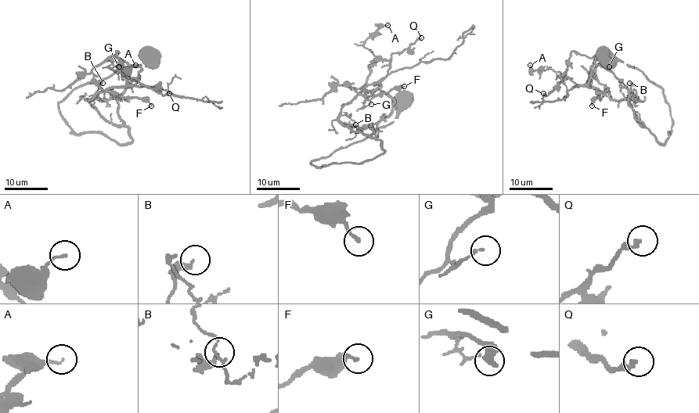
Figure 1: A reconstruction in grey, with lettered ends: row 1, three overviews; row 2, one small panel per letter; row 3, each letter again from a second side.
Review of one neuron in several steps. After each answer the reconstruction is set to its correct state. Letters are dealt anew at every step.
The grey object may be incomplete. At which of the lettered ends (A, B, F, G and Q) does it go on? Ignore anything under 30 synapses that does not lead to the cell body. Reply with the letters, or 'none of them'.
Q

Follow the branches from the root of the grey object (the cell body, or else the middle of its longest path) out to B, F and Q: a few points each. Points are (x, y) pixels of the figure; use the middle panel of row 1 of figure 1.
B: (401, 98), (395, 100), (393, 98), (390, 113), (376, 123), (362, 127), (350, 125), (355, 124)
F: (401, 98), (395, 100), (379, 90), (368, 91), (344, 85), (348, 84), (367, 99), (404, 86)
Q: (401, 98), (395, 100), (379, 90), (362, 87), (369, 66), (373, 62), (389, 59), (421, 37)

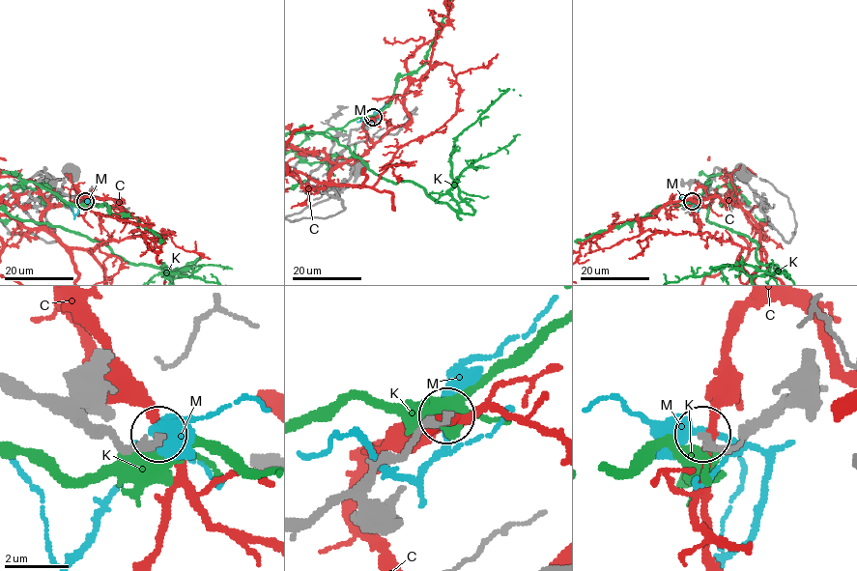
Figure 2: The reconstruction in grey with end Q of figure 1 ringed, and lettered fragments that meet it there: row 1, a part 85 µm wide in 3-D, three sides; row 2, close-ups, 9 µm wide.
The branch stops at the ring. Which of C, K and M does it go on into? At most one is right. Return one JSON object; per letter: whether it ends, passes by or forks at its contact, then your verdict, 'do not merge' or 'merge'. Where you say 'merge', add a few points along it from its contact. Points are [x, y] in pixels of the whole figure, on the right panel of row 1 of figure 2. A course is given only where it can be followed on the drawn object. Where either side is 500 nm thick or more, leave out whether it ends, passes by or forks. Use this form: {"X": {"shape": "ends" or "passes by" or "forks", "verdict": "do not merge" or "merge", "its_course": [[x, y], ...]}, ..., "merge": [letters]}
{"C": {"shape": "passes by", "verdict": "do not merge"}, "K": {"verdict": "do not merge"}, "M": {"shape": "forks", "verdict": "do not merge"}, "merge": []}

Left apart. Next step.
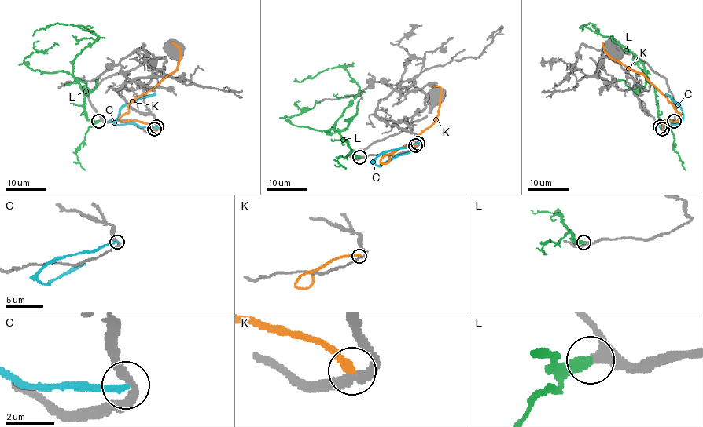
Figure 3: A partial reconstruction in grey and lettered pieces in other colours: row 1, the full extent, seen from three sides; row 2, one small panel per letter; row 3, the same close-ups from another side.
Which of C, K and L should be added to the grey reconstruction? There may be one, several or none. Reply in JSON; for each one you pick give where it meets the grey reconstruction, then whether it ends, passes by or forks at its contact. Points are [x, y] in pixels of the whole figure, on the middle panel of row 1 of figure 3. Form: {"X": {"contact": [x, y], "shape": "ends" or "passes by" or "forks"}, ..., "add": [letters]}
{"L": {"contact": [359, 157], "shape": "ends"}, "add": ["L"]}

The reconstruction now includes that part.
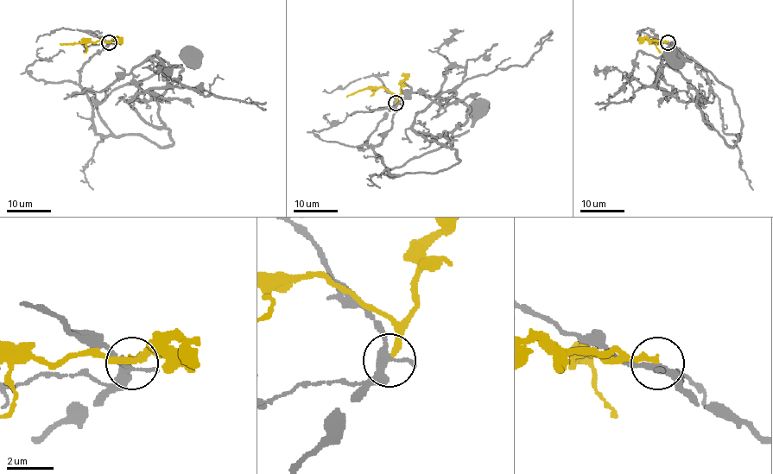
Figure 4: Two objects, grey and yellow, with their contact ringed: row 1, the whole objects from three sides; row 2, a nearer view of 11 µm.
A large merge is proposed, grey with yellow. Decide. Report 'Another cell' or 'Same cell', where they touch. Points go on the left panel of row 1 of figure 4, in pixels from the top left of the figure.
Another cell. Place: (109, 42)

